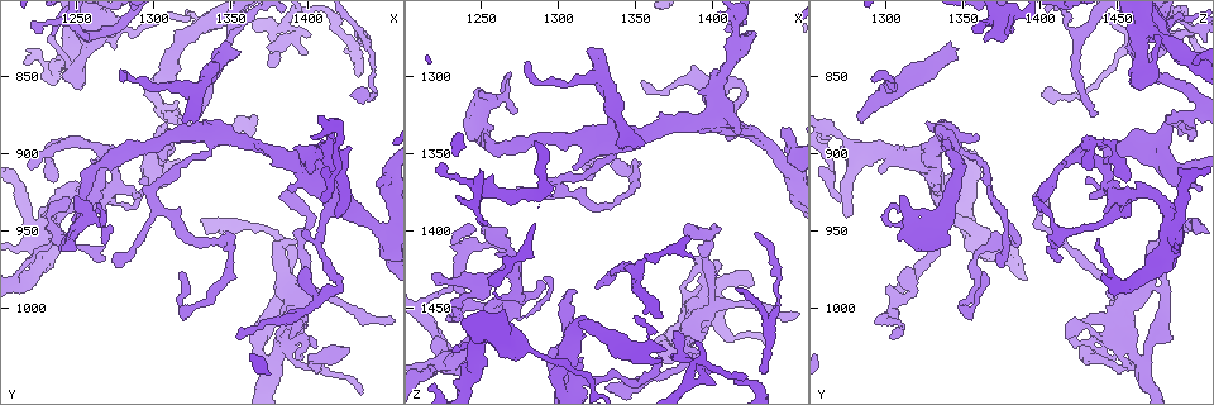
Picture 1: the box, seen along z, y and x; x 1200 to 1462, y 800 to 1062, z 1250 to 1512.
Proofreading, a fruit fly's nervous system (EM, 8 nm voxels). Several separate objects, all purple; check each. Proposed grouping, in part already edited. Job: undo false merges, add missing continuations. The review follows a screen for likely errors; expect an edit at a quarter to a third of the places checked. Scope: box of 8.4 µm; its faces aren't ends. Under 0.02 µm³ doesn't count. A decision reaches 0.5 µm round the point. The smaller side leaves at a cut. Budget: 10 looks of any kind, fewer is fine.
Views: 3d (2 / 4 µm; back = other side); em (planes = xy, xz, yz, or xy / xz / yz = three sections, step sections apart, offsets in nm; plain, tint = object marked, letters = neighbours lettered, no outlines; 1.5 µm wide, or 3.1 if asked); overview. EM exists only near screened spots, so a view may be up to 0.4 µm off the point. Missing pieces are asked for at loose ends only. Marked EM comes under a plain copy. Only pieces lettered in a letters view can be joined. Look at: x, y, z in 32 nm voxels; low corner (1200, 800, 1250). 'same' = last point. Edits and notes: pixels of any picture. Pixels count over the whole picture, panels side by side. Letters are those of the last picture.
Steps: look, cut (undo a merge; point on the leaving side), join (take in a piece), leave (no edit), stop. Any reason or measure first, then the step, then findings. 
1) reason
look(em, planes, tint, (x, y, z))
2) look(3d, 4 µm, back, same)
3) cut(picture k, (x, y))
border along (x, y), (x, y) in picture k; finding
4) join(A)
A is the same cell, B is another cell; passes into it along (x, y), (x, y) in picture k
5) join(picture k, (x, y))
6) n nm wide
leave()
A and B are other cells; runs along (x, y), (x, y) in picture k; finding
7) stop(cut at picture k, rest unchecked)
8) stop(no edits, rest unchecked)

branch stops here
look(em, xz, step 4, tint, (1434, 830, 1492))

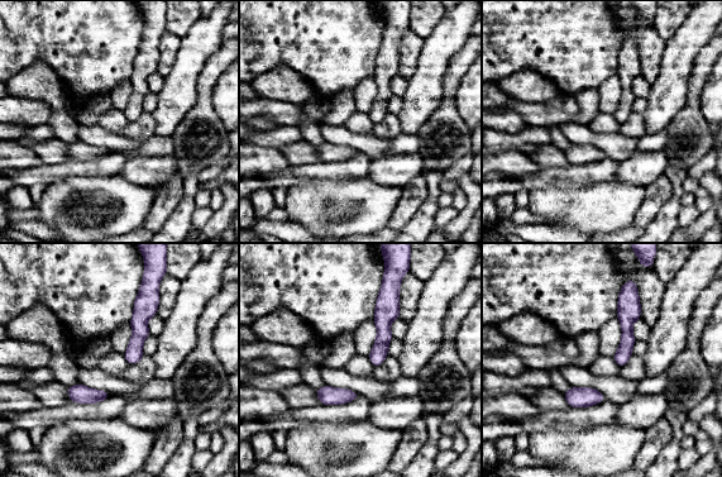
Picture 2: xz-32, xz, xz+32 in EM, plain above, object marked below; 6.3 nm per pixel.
cut it another way
look(em, planes, tint, same)

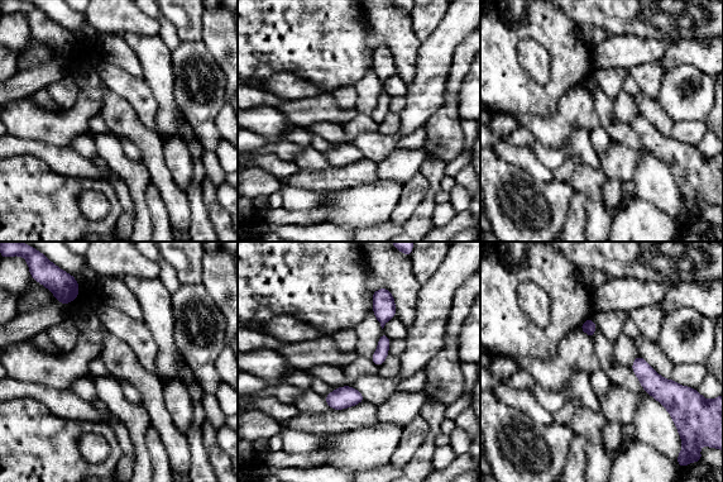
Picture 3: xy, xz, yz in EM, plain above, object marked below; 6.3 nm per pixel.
look(em, planes, letters, same)

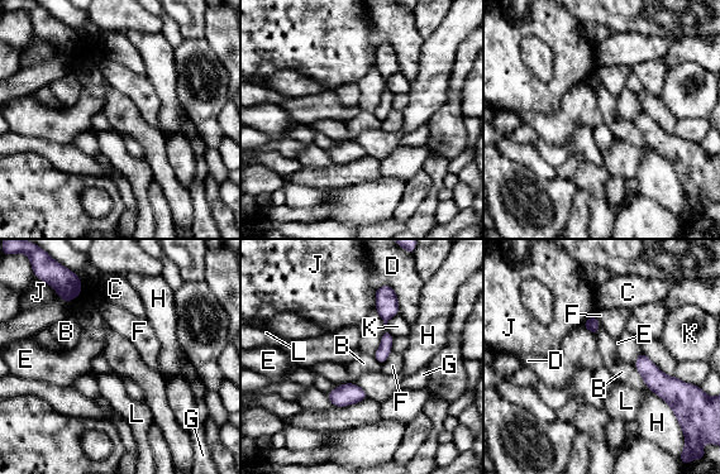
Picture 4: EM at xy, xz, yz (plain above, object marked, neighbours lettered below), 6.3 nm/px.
80 nm wide
leave()
B, C, D, E, F, G, H, J, K and L are other cells; border along (352, 383), (337, 386), (327, 394) in picture 4; none of them fits

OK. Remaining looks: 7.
long arm stops here
look(em, xz, step 8, letters, (1366, 876, 1484))

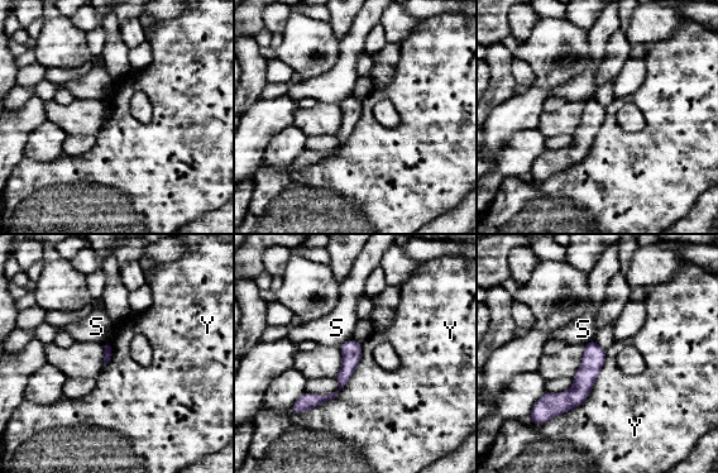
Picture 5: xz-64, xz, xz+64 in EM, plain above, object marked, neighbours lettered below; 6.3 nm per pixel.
cut it another way
look(em, planes, letters, same)

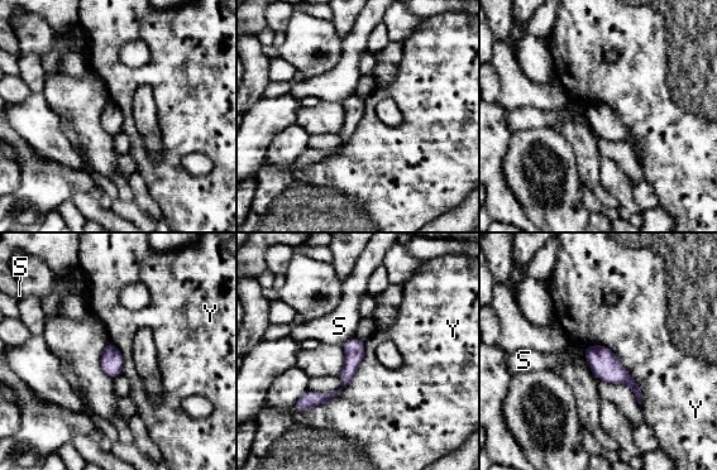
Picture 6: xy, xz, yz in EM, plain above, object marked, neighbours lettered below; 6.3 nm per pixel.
130 nm wide
leave()
S and Y are other cells; runs along (361, 345), (335, 393), (302, 402) in picture 6; no lettered piece goes on from it

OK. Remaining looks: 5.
thick turns thin
look(3d, 4 µm, (1280, 820, 1476))

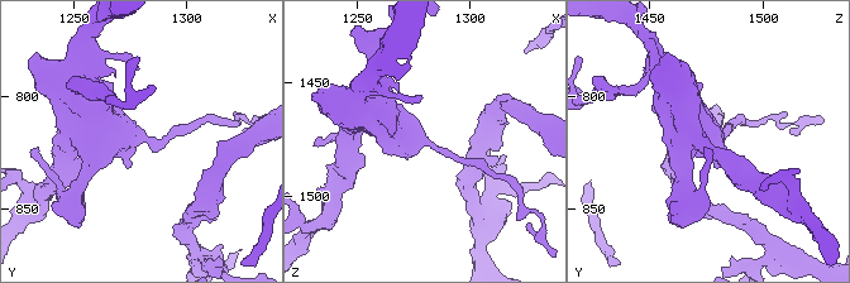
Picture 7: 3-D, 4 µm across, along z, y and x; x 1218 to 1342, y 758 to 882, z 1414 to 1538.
shape alone is not enough
look(em, planes, letters, (1280, 819, 1476))

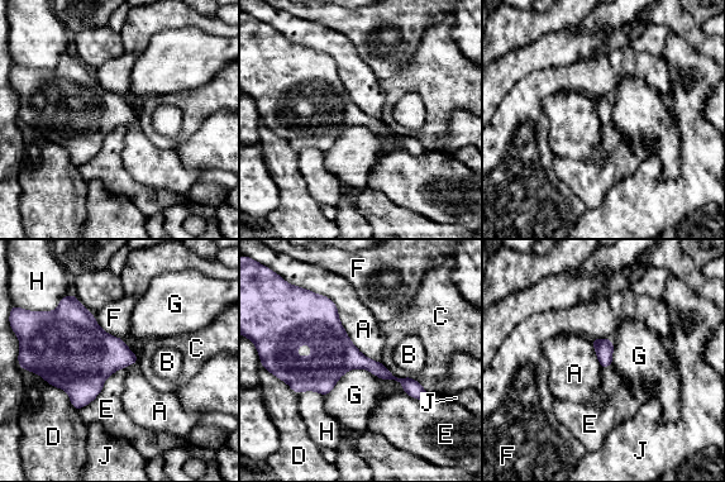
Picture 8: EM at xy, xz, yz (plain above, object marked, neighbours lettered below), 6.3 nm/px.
leave()
A, B, C, D, E, F, G, H and J are other cells; border along (309, 290), (380, 362) in picture 8; continuous, no second neuron

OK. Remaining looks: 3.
sharp bend
look(em, yz, step 4, letters, (1250, 942, 1332))

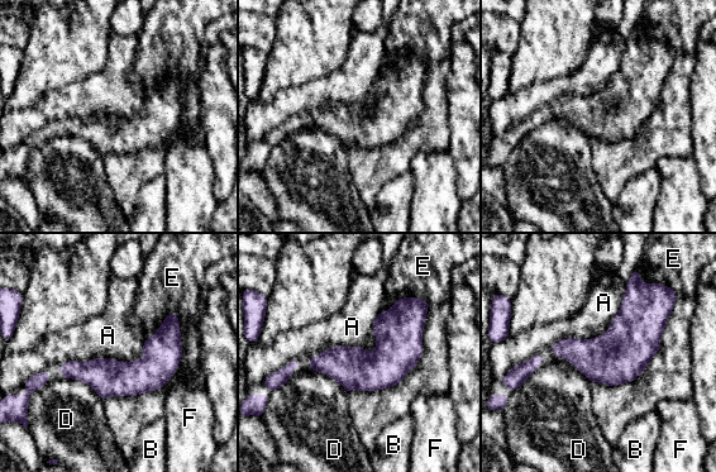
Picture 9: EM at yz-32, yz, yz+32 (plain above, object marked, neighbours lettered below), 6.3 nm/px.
leave()
A, B, D, E and F are other cells; all the same neuron

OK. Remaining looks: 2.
stop(no edits, rest unchecked)

